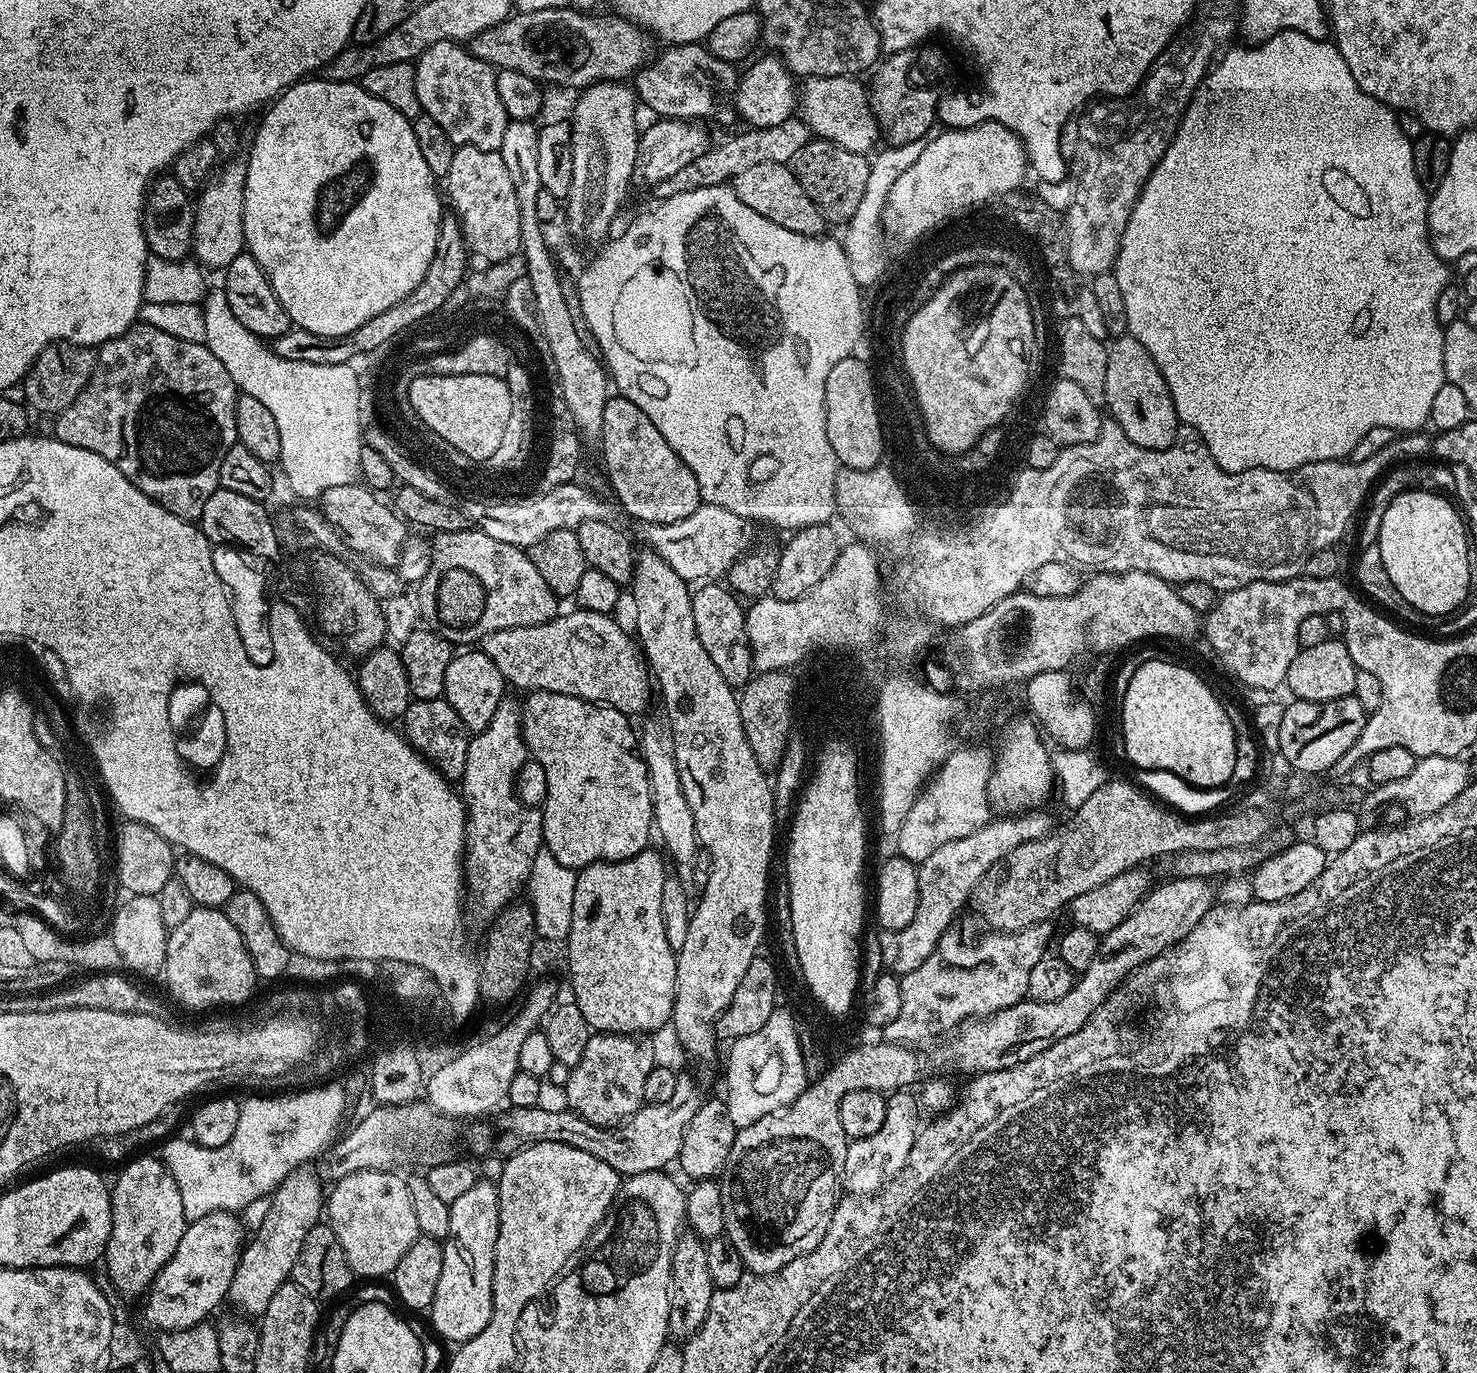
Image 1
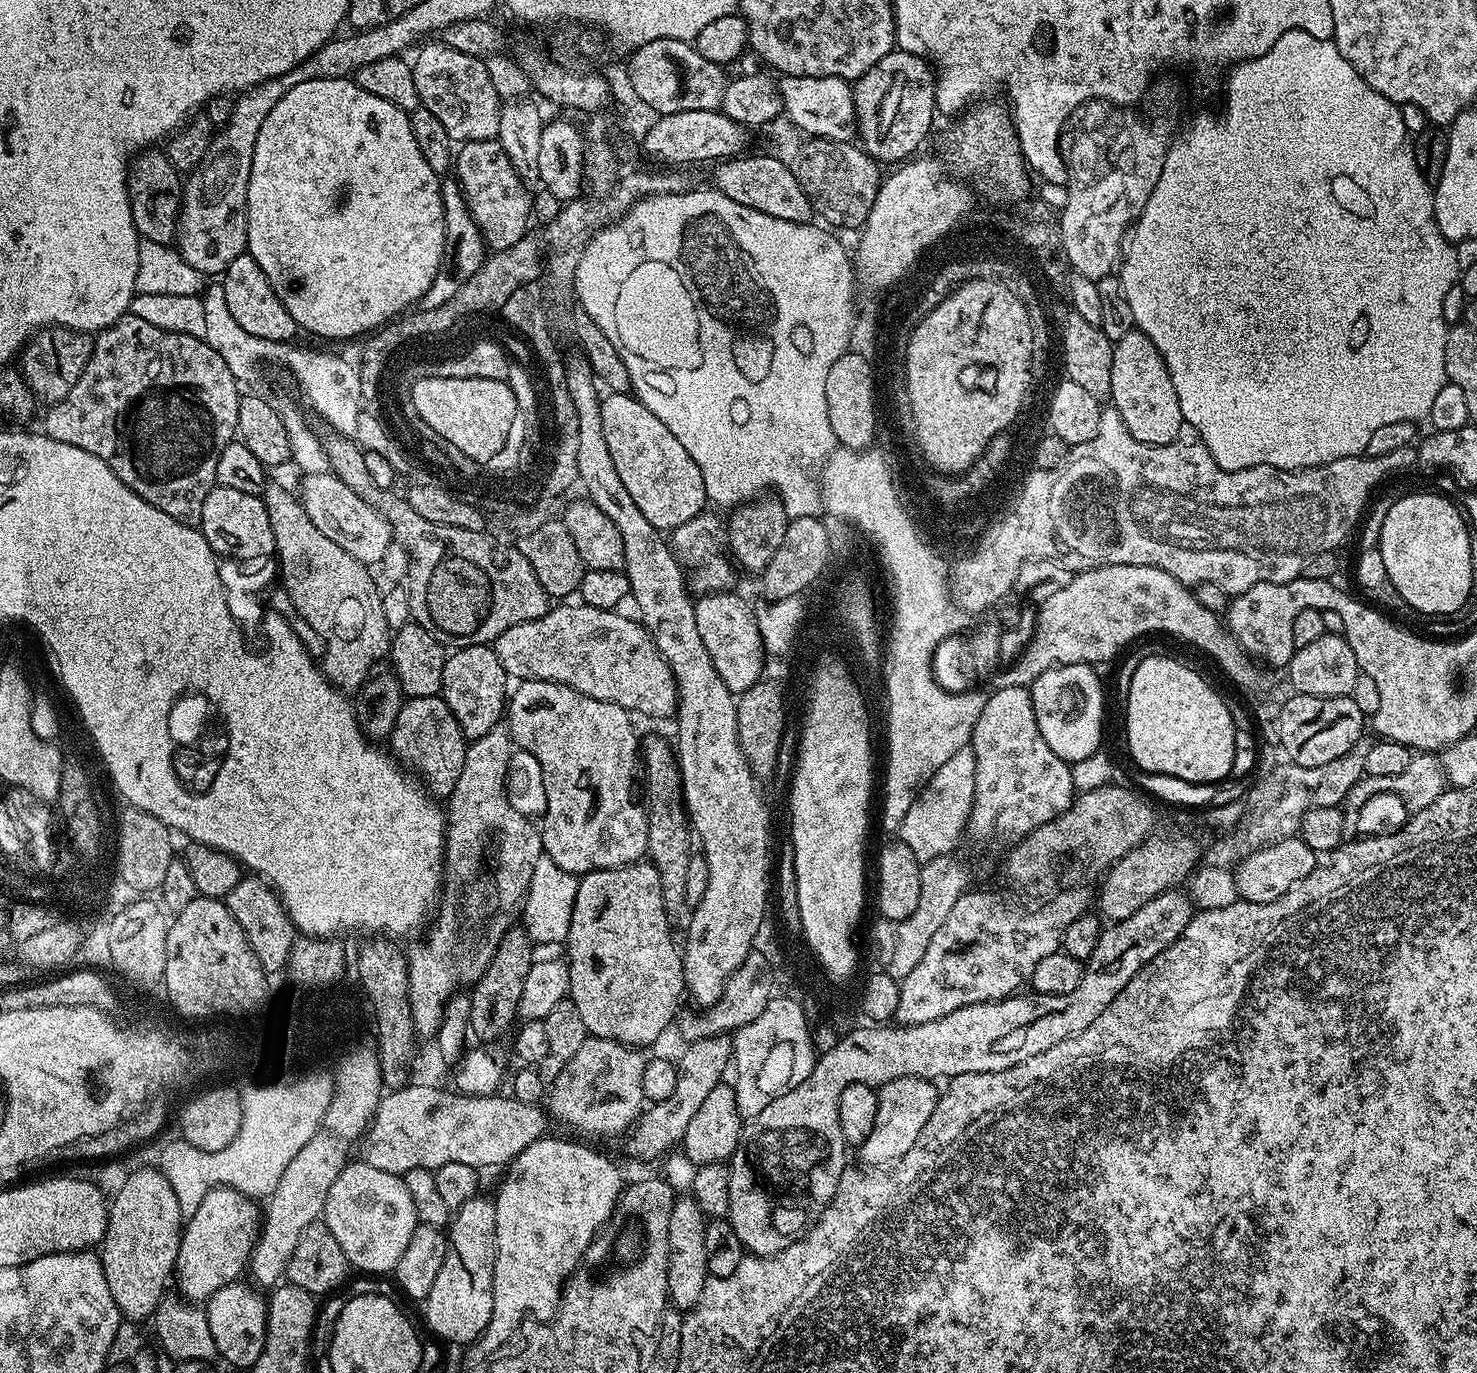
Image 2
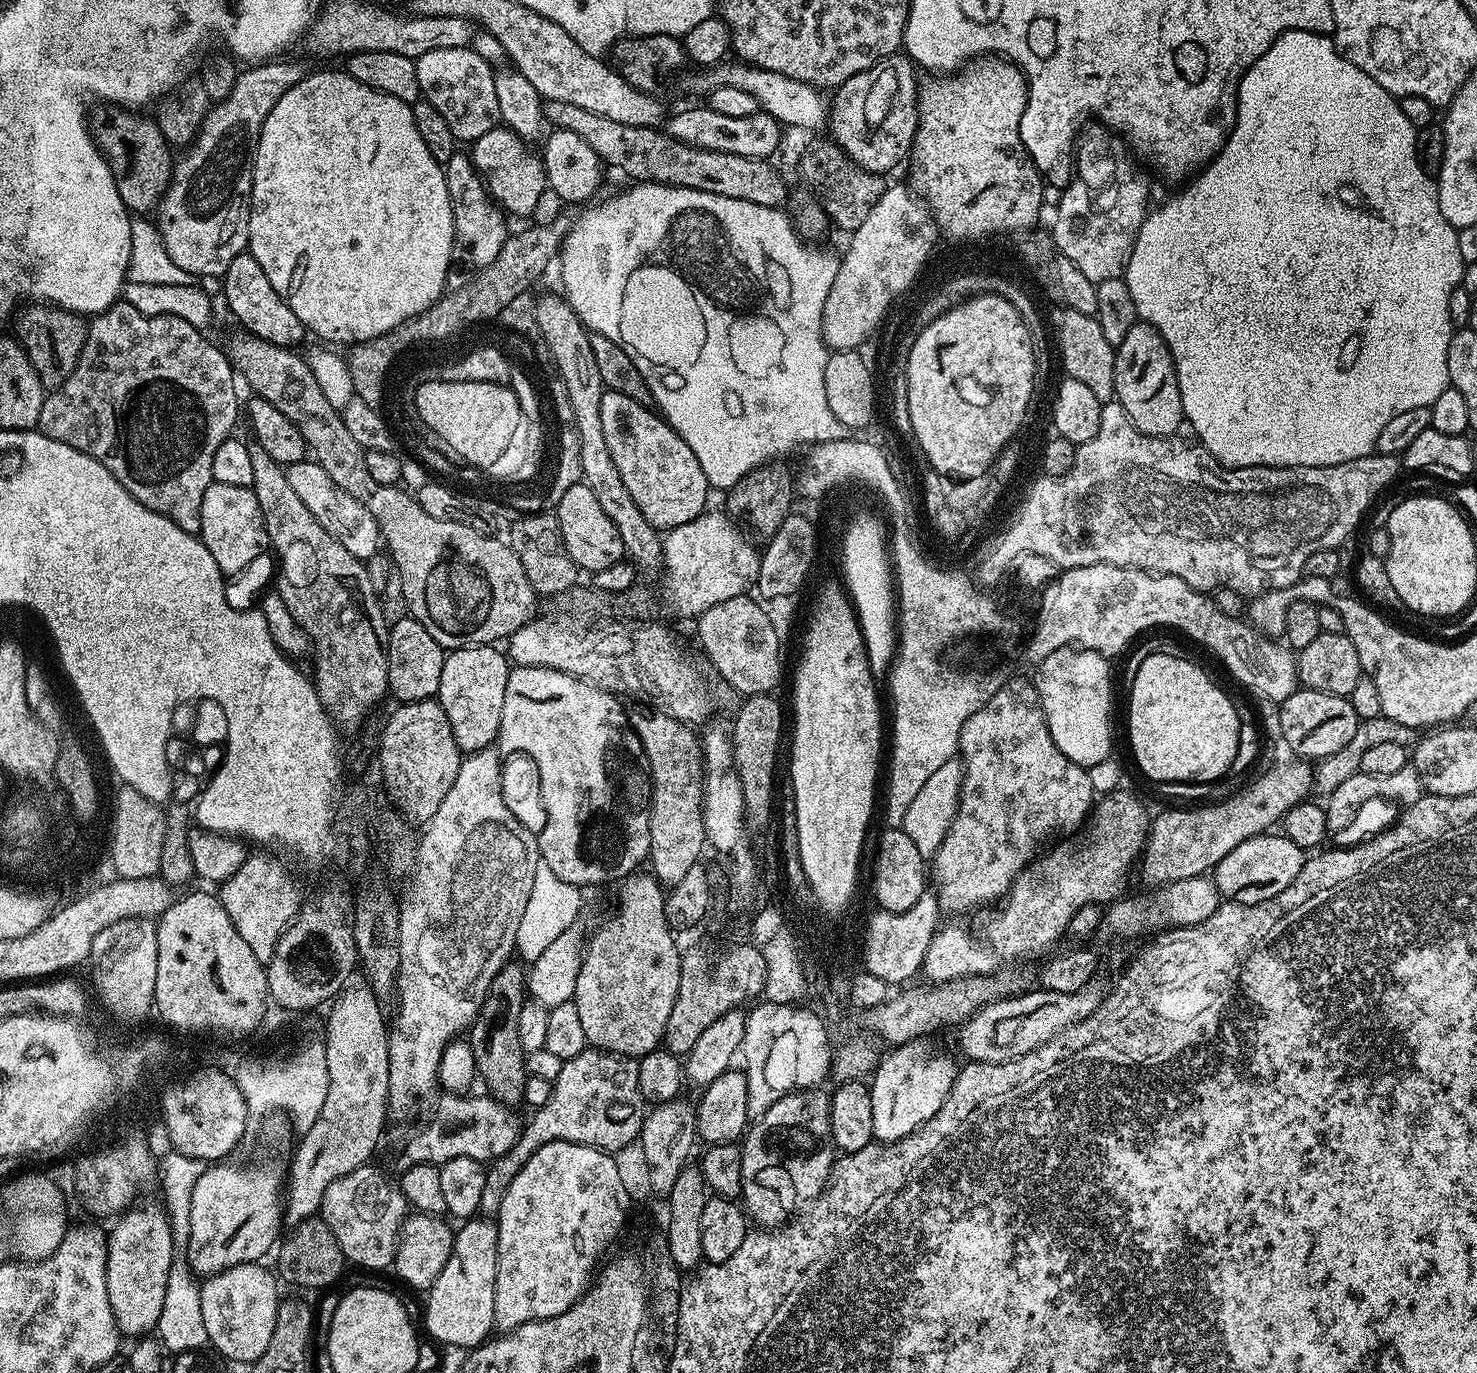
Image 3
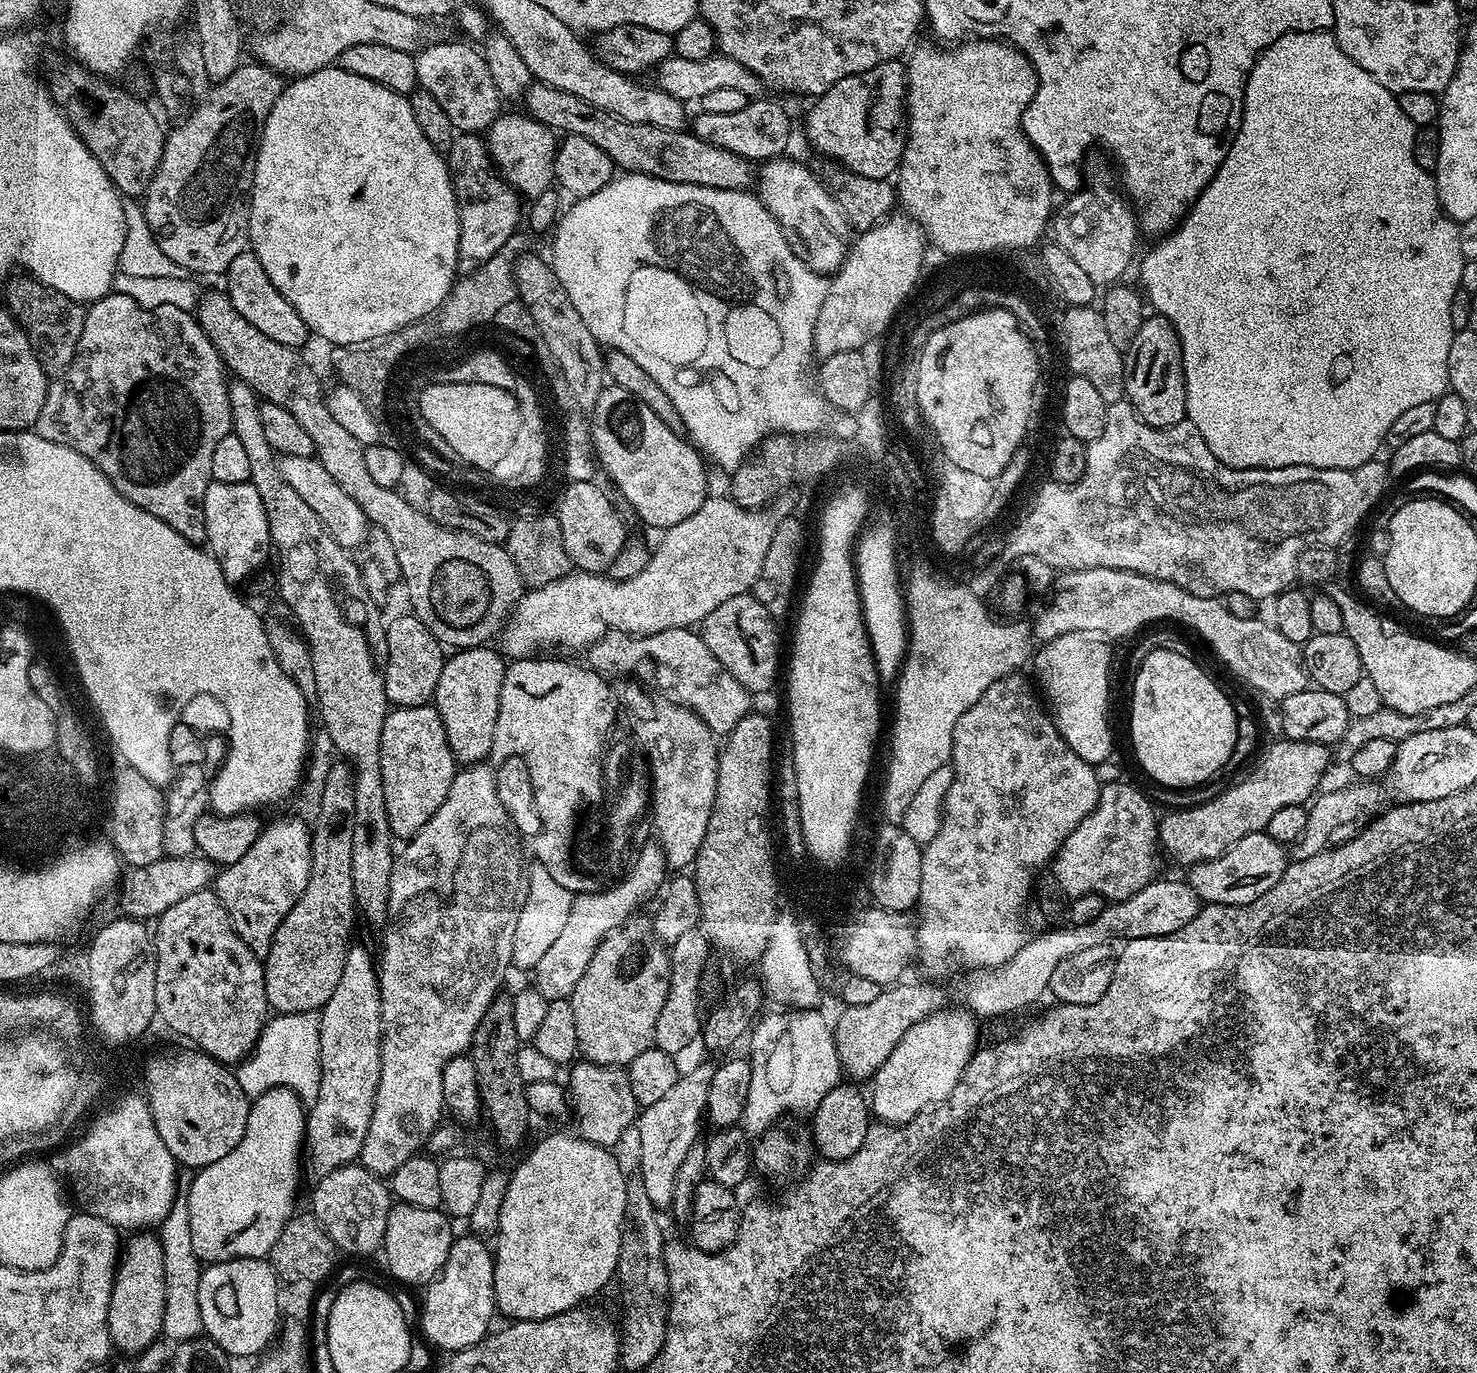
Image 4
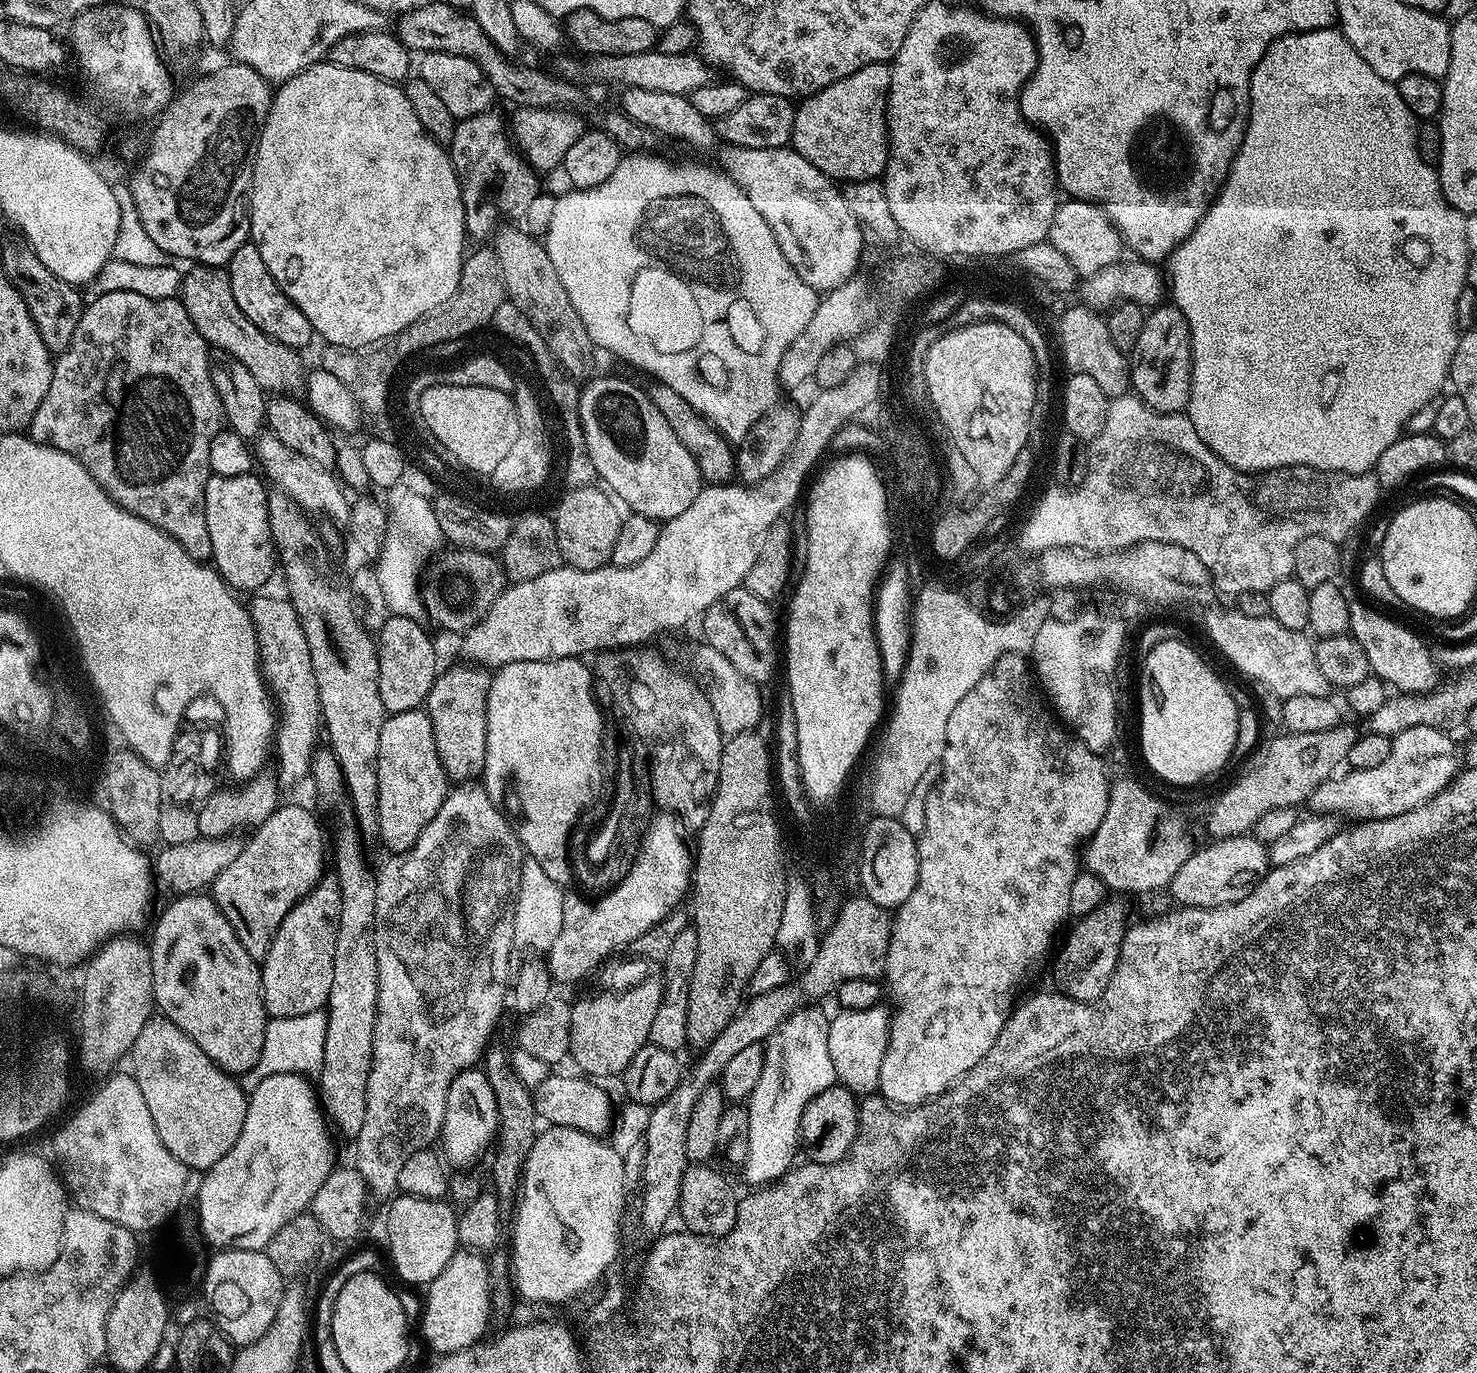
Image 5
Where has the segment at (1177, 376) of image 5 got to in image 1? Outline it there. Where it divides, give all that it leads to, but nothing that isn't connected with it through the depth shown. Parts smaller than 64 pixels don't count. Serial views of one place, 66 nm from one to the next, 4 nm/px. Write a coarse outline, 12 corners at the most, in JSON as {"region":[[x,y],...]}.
{"region":[[1107,349],[1104,404],[1130,442],[1169,448],[1181,423],[1150,350]]}

